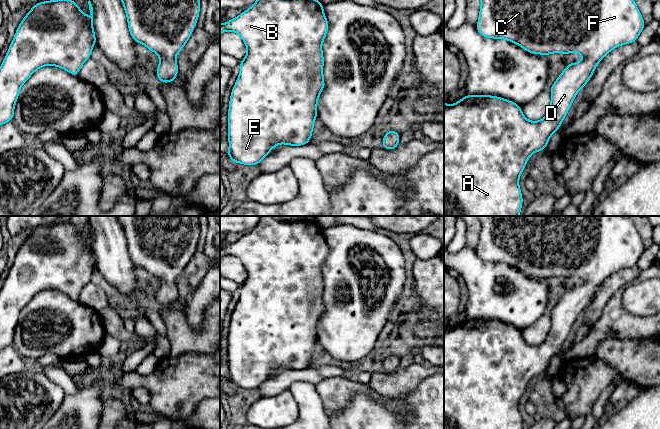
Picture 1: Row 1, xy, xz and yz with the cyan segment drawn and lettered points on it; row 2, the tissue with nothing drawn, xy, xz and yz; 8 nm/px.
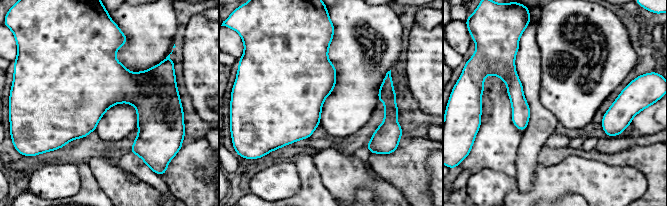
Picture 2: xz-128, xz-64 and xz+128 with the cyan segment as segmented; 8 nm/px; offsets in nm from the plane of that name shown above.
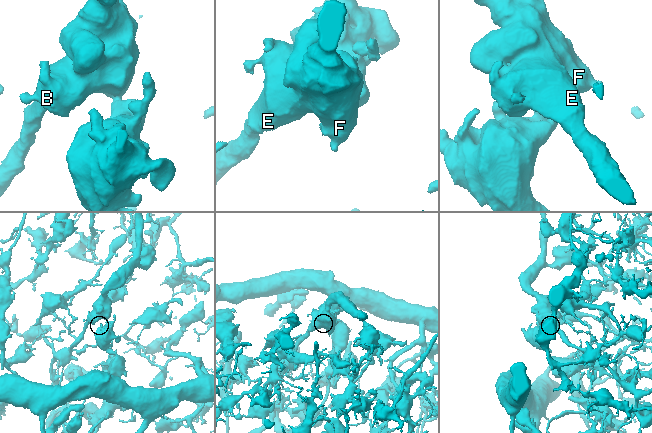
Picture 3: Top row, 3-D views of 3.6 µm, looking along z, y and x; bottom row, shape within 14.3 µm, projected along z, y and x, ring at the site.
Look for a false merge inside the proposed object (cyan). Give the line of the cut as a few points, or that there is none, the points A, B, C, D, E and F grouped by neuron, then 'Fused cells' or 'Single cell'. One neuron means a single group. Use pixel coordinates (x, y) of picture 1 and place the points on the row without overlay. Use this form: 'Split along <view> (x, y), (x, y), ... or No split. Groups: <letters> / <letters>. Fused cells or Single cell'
No split. Groups: A B C D E F. Single cell

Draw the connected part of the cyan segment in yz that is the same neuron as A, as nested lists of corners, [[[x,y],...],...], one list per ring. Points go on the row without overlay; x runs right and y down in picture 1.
[[[477,216],[477,218],[479,219],[480,223],[481,223],[481,231],[479,234],[479,244],[477,246],[476,252],[479,258],[481,258],[483,261],[486,262],[493,262],[493,263],[505,263],[508,264],[510,266],[513,266],[515,268],[517,268],[518,270],[520,270],[521,272],[525,273],[527,276],[530,276],[532,278],[542,278],[542,279],[550,279],[552,277],[563,277],[563,278],[569,278],[569,277],[573,277],[573,276],[577,276],[579,278],[581,278],[583,280],[583,284],[581,286],[578,287],[572,287],[569,286],[568,290],[562,295],[562,297],[560,298],[560,300],[557,302],[557,304],[553,307],[551,313],[550,313],[550,318],[551,318],[551,327],[550,330],[548,332],[548,335],[545,339],[545,341],[540,344],[540,345],[529,345],[525,342],[522,334],[521,334],[521,330],[517,329],[516,327],[506,324],[504,322],[498,321],[498,320],[490,320],[490,319],[465,319],[462,323],[460,323],[457,327],[452,328],[452,329],[448,329],[444,326],[444,429],[522,429],[523,426],[523,420],[521,417],[521,414],[519,412],[519,401],[522,397],[522,395],[524,394],[526,388],[527,388],[527,384],[529,383],[529,381],[535,377],[535,376],[539,376],[542,375],[546,372],[550,361],[560,352],[564,342],[566,341],[571,328],[573,326],[573,324],[575,323],[577,317],[579,316],[580,313],[584,312],[584,310],[586,309],[586,307],[590,304],[590,302],[592,301],[596,290],[599,288],[599,286],[603,283],[603,281],[608,278],[610,275],[612,275],[613,273],[615,273],[618,270],[624,269],[624,268],[630,268],[636,265],[636,263],[638,262],[639,258],[642,256],[643,252],[645,251],[645,246],[642,242],[641,237],[639,236],[637,229],[635,227],[635,225],[633,224],[633,222],[626,216]]]

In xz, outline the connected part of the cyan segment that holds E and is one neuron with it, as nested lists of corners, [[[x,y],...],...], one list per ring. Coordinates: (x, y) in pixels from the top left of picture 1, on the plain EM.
[[[260,216],[257,225],[247,234],[243,235],[239,240],[229,244],[227,247],[220,247],[220,259],[225,255],[233,255],[240,259],[247,271],[247,279],[240,285],[240,297],[236,307],[231,315],[228,334],[228,381],[232,386],[241,387],[243,389],[258,389],[269,376],[278,368],[287,368],[289,370],[303,370],[310,366],[315,342],[318,340],[317,327],[318,322],[325,311],[323,301],[324,281],[322,276],[322,267],[328,256],[329,248],[326,243],[323,228],[311,220],[303,220],[297,222],[285,222],[275,219],[273,216]]]

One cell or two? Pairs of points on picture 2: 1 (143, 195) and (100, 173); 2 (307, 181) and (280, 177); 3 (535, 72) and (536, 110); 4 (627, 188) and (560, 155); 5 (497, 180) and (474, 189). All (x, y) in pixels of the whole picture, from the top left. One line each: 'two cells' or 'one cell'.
1: one cell
2: two cells
3: one cell
4: two cells
5: one cell

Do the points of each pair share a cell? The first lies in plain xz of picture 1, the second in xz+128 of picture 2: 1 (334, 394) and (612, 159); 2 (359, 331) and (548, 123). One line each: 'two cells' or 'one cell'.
1: one cell
2: two cells

